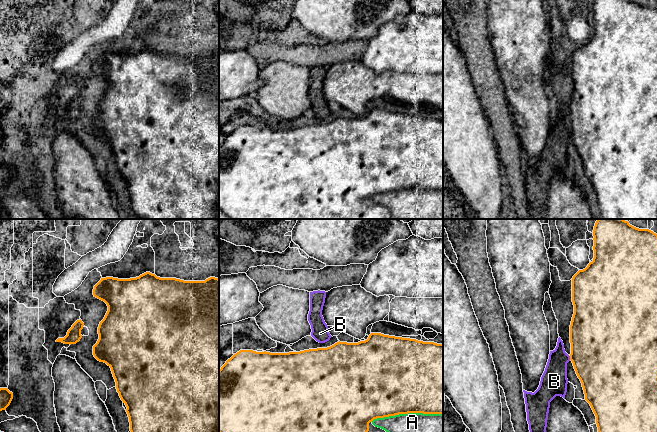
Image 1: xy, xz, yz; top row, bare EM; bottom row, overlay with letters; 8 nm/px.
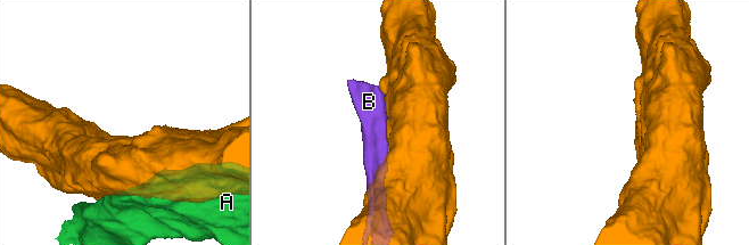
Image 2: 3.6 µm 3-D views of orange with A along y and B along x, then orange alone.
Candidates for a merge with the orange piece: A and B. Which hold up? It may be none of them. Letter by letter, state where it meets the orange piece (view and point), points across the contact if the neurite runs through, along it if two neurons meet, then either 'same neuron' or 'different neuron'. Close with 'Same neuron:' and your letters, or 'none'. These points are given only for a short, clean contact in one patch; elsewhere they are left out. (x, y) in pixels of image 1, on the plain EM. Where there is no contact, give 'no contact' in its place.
A: contact xz (406, 189); different neuron
B: contact yz (570, 134); border yz (569, 132), (570, 135); different neuron
Same neuron: none

